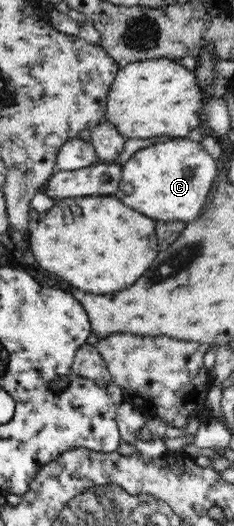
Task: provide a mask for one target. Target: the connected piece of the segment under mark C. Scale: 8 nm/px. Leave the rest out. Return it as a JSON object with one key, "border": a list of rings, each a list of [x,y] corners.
{"border":[[[171,137],[161,144],[152,144],[148,148],[138,150],[124,166],[121,166],[120,187],[122,188],[124,184],[132,184],[132,192],[126,195],[120,192],[118,197],[126,206],[134,208],[136,212],[152,220],[189,223],[201,214],[206,198],[216,182],[216,176],[218,176],[216,160],[210,157],[200,142],[192,142],[188,137]]]}

